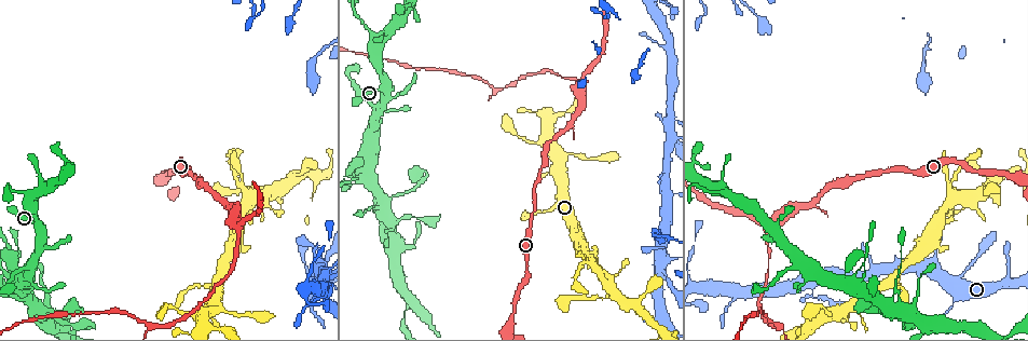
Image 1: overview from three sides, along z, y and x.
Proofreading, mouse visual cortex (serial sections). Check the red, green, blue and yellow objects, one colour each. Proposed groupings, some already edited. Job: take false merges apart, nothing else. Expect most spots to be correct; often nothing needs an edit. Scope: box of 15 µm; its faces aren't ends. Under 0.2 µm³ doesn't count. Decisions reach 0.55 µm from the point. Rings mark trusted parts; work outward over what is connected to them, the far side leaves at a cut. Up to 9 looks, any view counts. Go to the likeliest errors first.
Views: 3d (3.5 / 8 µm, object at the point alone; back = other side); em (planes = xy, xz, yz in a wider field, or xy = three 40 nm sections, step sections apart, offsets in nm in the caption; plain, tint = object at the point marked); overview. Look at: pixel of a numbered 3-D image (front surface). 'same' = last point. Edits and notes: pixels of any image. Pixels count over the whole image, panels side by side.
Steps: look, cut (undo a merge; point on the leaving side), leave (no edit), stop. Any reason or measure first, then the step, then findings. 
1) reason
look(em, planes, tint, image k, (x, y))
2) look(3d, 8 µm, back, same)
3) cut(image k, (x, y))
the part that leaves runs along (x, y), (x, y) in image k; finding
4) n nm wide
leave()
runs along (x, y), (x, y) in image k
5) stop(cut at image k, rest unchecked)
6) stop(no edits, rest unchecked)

thin arm on a thick one
look(3d, 3.5 µm, image 1, (238, 227))

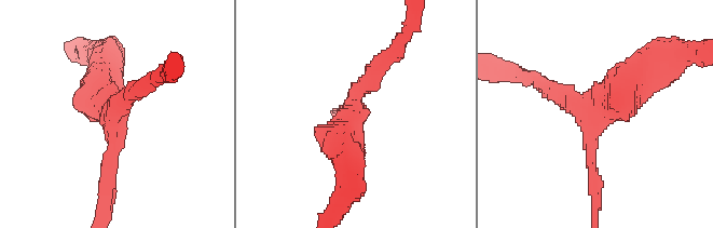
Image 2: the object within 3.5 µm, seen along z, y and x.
leave()
runs along (644, 71), (594, 115), (594, 187) in image 2; continuous, no second cell

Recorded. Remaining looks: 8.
three arms meet
look(3d, 3.5 µm, back, image 1, (592, 262))

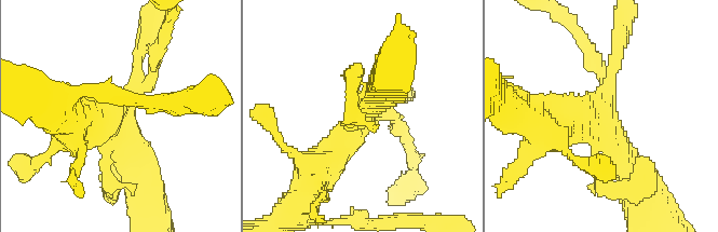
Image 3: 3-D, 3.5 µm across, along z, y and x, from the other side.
need the tissue
look(em, xy, step 3, tint, image 3, (119, 133))

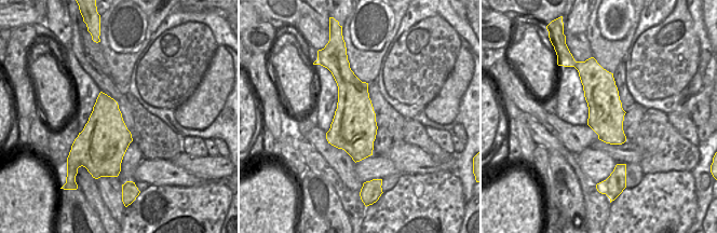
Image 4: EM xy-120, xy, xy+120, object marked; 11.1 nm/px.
look(em, xy, step 5, tint, same)

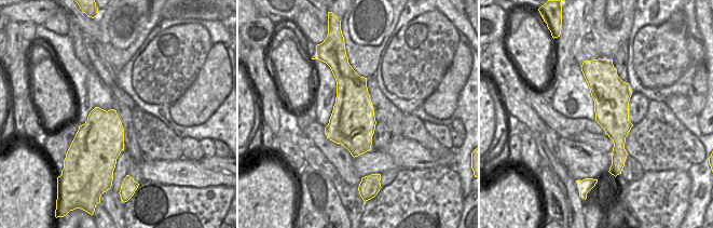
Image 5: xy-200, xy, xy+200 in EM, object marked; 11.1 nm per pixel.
leave()
runs along (387, 83), (321, 168) in image 3; all the same cell

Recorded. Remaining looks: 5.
look(3d, 3.5 µm, image 1, (494, 90))

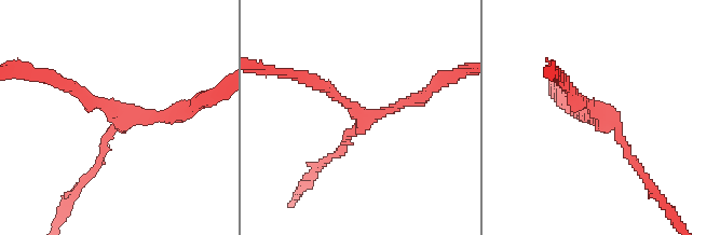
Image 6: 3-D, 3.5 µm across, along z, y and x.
3 arms; arms of 150, 200, 200 nm; now the EM
look(em, planes, tint, image 6, (364, 116))

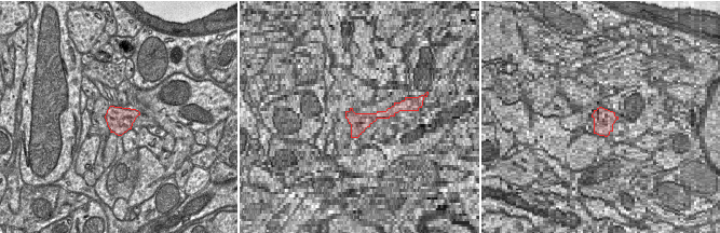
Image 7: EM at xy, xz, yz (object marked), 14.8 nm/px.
leave()
runs along (186, 110), (120, 113), (63, 83) in image 6; continuous, no second cell

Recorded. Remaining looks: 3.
arms part here
look(3d, 8 µm, image 1, (612, 296))

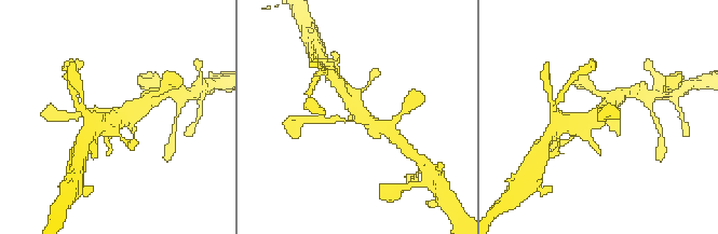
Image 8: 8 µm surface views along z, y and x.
look(3d, 3.5 µm, image 8, (355, 118))

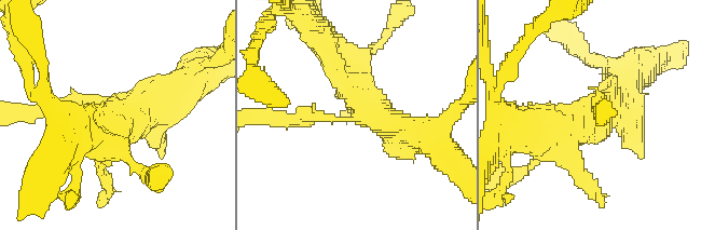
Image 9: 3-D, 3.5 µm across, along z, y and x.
now the EM
look(em, planes, tint, image 9, (360, 116))

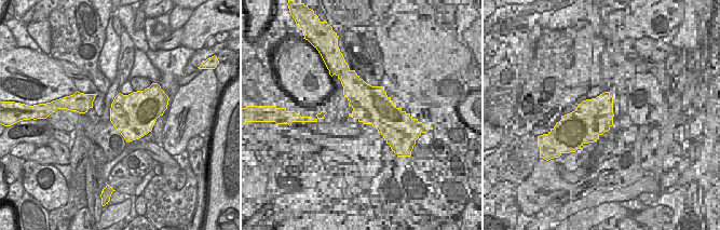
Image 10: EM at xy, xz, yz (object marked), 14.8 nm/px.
650 nm wide
leave()
runs along (337, 56), (370, 107), (429, 139) in image 9; continuous, no second cell

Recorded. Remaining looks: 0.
stop(no edits, rest unchecked)

